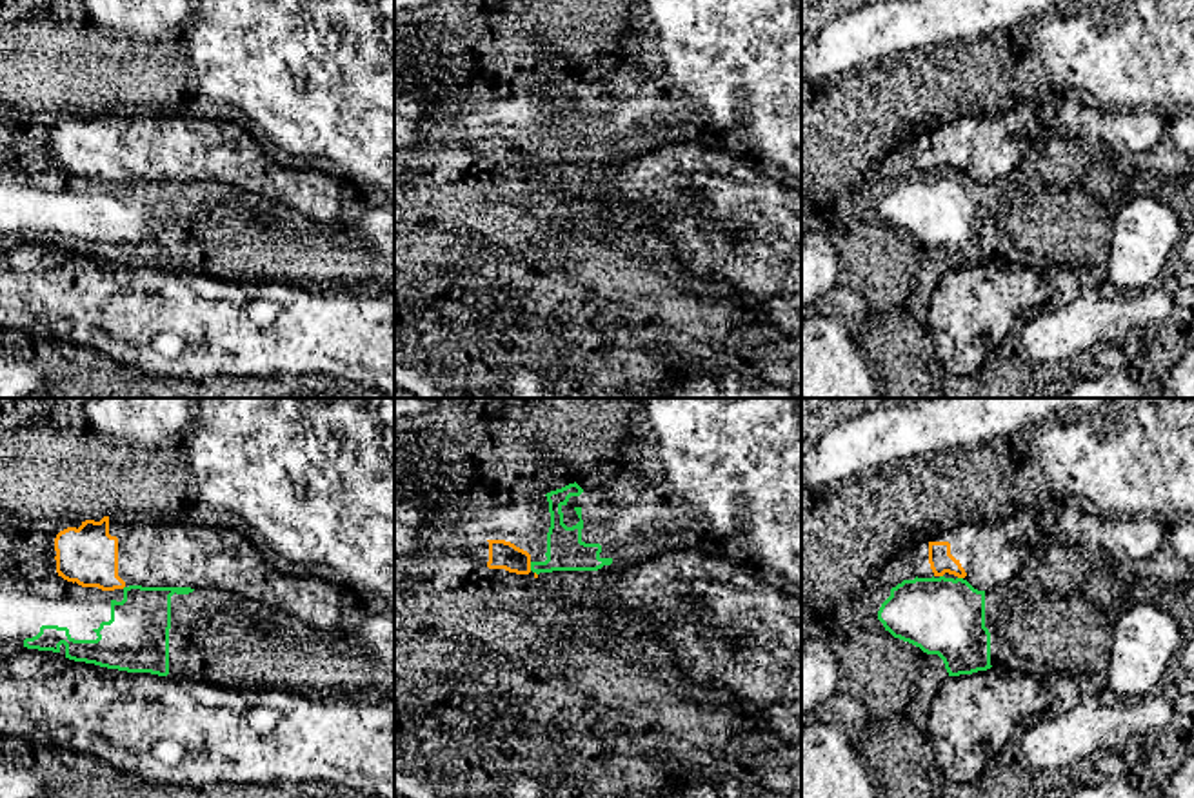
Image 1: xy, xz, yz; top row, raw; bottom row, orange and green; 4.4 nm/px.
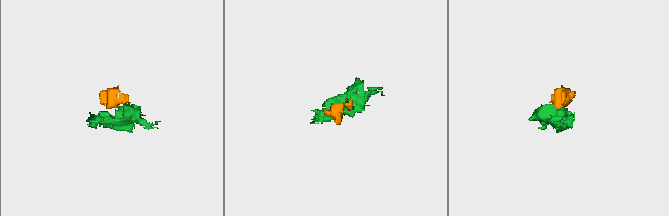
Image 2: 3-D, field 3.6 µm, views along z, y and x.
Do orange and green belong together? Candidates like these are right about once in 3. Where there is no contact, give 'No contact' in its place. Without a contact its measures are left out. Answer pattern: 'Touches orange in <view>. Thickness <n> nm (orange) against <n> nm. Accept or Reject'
Touches orange in xz. Thickness 130 nm (orange) against 170 nm. Reject

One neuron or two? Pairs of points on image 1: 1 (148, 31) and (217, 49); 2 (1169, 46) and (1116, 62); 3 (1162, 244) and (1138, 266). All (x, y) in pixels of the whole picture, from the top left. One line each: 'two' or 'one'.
1: two
2: one
3: one

